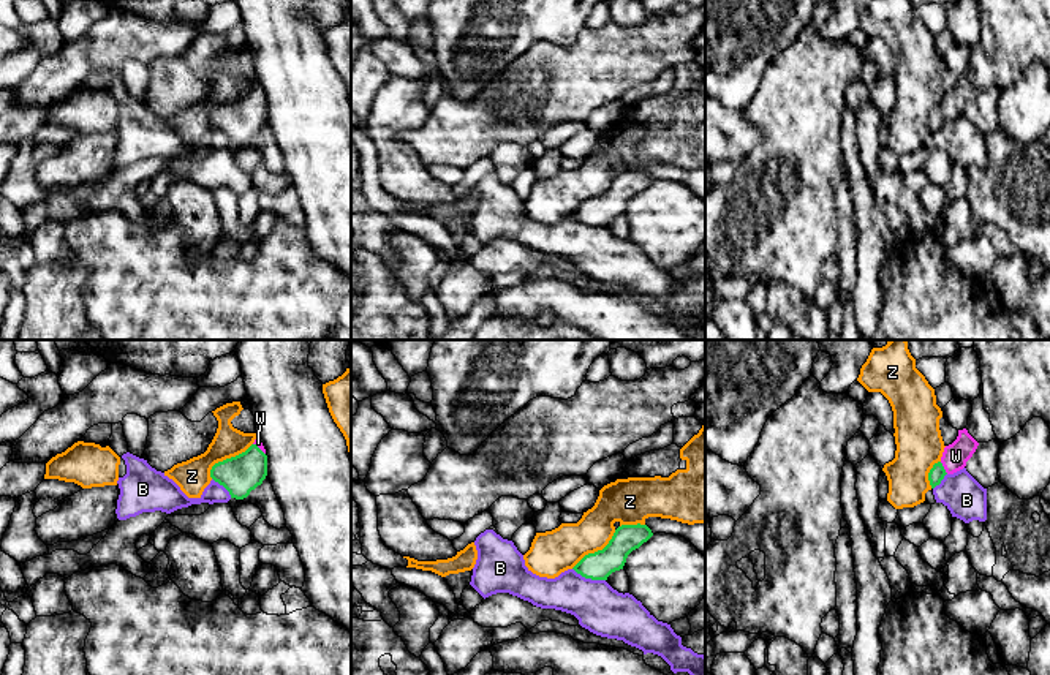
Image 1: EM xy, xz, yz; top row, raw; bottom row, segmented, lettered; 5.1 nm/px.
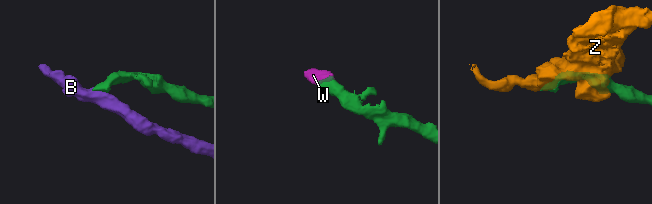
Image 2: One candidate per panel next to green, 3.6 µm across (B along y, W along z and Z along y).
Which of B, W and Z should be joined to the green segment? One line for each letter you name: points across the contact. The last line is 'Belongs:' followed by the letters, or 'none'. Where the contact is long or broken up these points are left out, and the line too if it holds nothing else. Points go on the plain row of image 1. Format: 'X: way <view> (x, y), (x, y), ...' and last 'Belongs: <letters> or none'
W: way yz (936, 119), (943, 114), (955, 101)
Belongs: W

